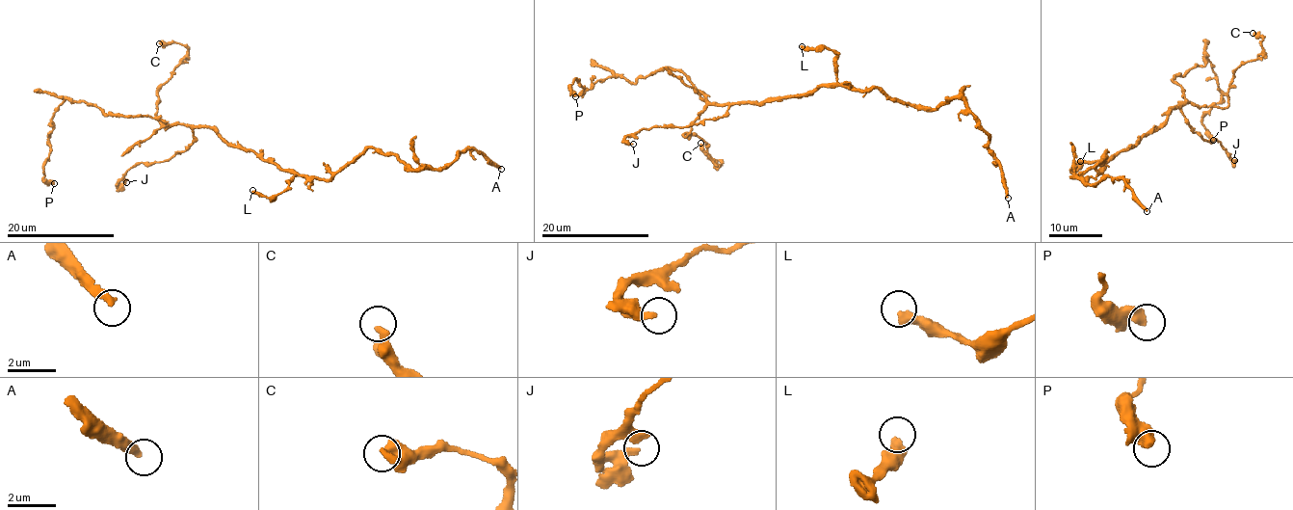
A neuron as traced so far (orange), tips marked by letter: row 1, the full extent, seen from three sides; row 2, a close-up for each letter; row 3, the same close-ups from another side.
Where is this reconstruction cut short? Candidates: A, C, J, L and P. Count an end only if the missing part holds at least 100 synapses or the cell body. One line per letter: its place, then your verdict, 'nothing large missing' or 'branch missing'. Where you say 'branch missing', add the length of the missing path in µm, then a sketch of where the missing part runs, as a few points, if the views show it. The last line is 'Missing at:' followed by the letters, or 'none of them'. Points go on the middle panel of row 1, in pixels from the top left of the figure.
A: place (1008, 198); branch missing; missing 250 µm
C: place (700, 143); nothing large missing
J: place (633, 144); nothing large missing
L: place (802, 46); nothing large missing
P: place (575, 96); nothing large missing
Missing at: A

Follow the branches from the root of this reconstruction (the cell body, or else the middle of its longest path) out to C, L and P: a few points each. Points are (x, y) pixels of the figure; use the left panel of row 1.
C: (252, 150), (226, 145), (209, 127), (162, 125), (157, 117), (158, 89), (188, 49), (159, 43)
L: (252, 150), (281, 169), (293, 171), (296, 175), (276, 195), (258, 196), (252, 190)
P: (252, 150), (226, 145), (209, 127), (108, 116), (67, 98), (48, 137), (43, 178), (54, 183)

